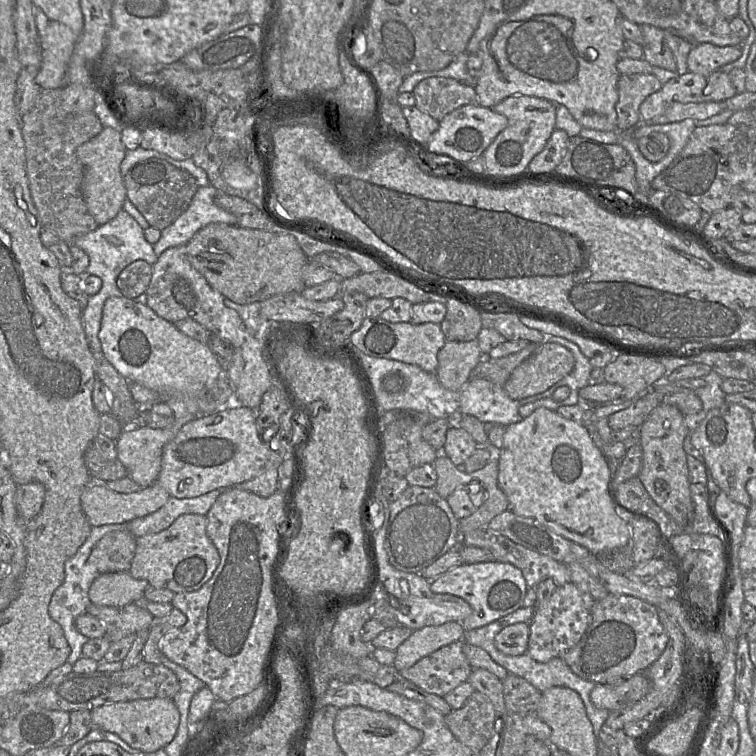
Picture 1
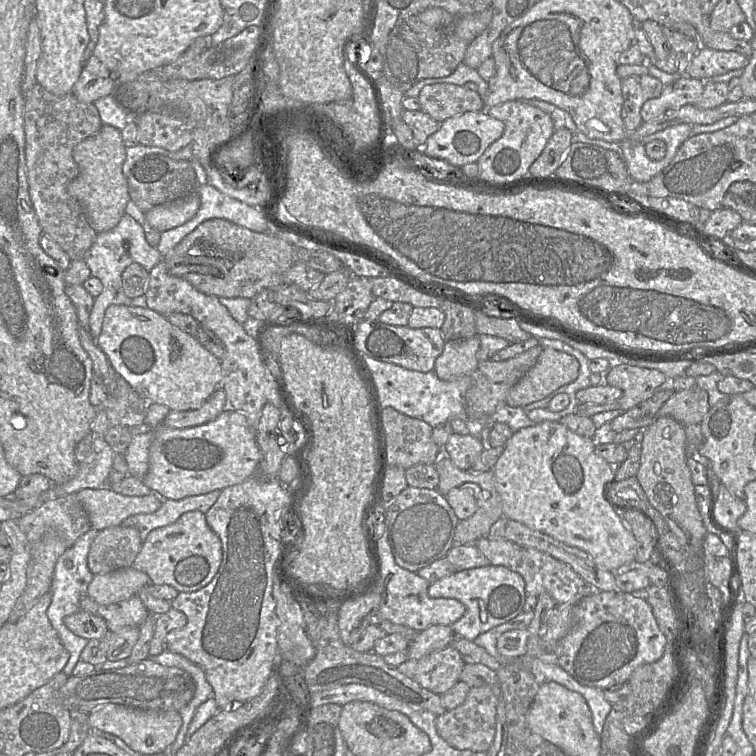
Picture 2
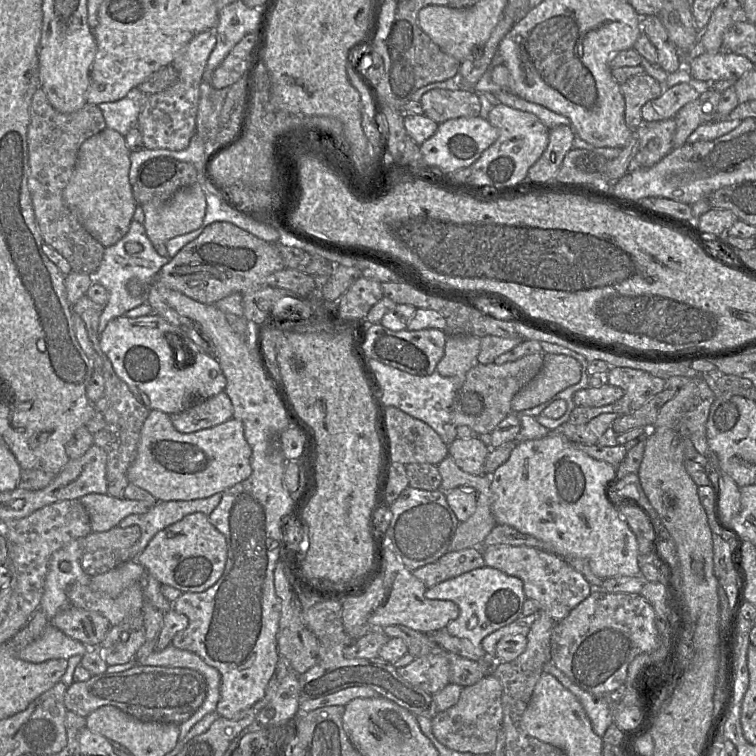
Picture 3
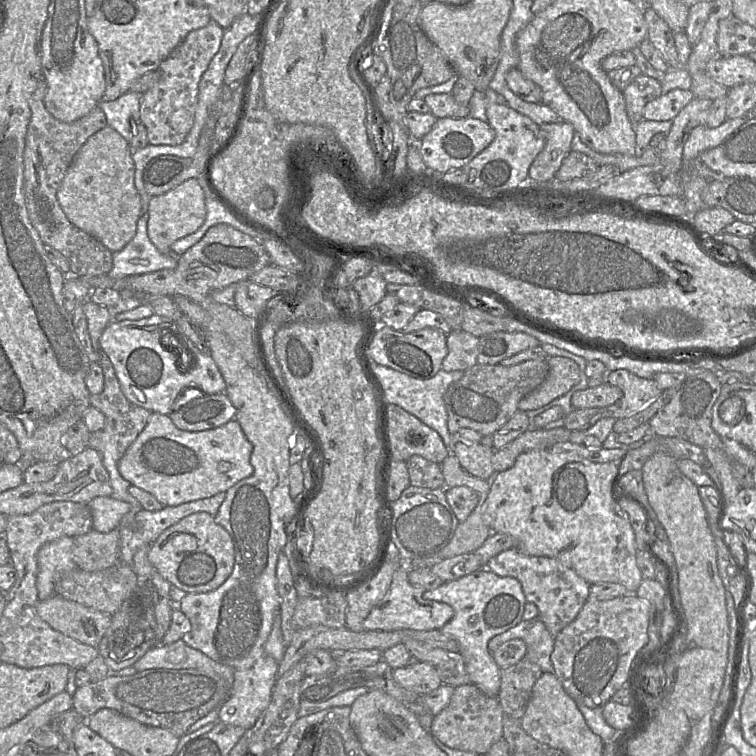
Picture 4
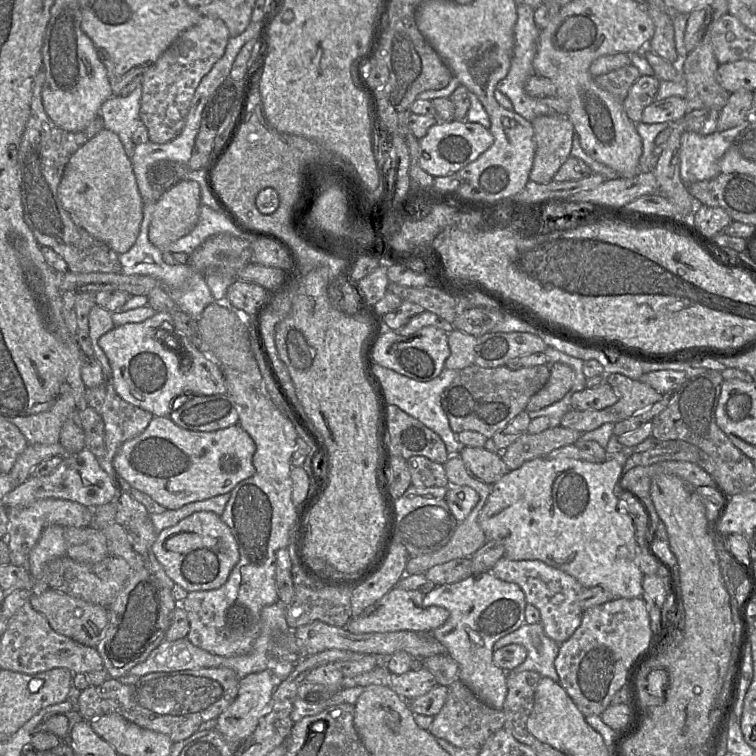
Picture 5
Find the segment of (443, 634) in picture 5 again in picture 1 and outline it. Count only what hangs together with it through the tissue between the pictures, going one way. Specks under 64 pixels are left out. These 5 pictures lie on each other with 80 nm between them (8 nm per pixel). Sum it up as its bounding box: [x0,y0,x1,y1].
[430,562,527,631]

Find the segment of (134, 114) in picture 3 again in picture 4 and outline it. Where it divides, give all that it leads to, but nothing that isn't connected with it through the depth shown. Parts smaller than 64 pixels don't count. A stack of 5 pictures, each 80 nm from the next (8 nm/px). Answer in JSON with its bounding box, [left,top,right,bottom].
[98,91,142,143]

